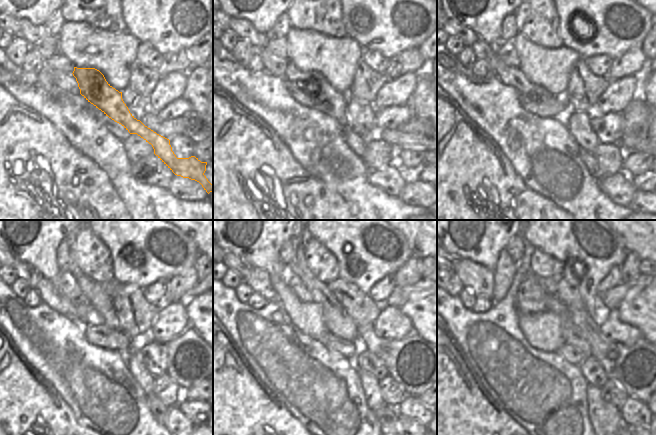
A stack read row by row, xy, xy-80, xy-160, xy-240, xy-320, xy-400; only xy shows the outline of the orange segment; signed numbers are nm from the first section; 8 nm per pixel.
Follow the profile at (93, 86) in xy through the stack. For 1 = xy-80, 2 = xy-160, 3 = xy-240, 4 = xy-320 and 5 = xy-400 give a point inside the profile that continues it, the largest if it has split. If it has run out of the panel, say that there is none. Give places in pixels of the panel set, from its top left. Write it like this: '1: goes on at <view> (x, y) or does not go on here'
1: goes on at xy-80 (327, 100)
2: goes on at xy-160 (512, 77)
3: goes on at xy-240 (48, 293)
4: goes on at xy-320 (259, 280)
5: goes on at xy-400 (476, 278)

